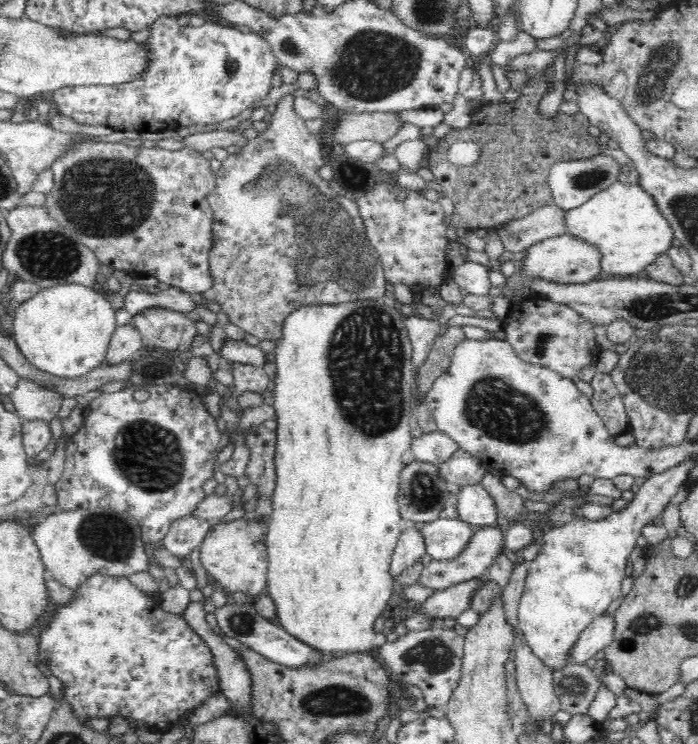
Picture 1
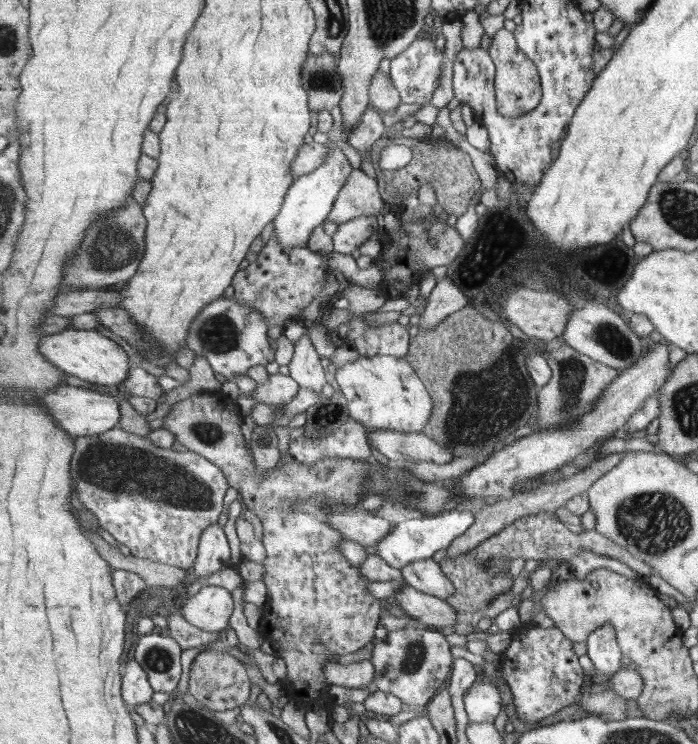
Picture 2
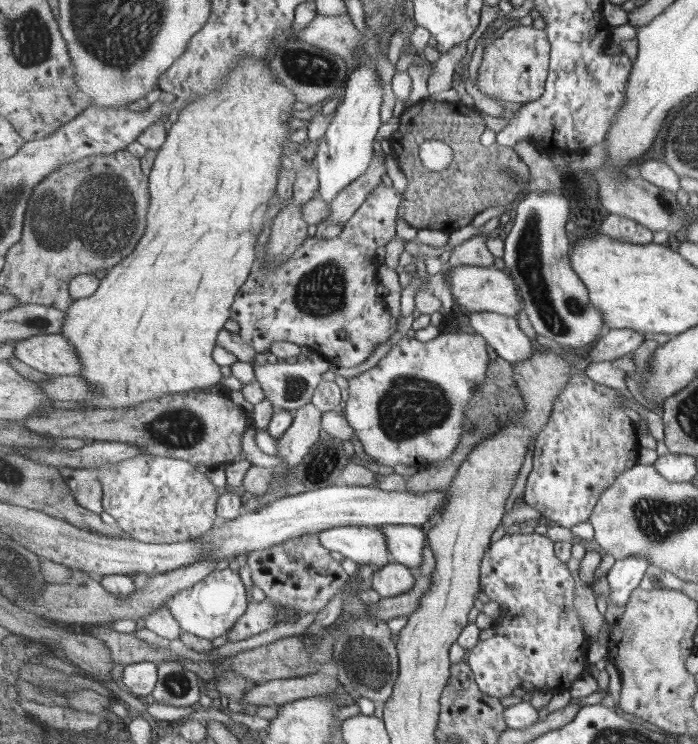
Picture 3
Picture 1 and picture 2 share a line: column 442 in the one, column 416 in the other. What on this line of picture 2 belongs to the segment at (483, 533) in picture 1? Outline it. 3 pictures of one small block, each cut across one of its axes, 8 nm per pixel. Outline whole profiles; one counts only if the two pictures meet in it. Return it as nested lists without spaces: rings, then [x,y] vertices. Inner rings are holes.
[[[433,558],[412,562],[403,569],[404,580],[417,590],[449,600],[456,593],[455,581],[446,573],[441,562]]]

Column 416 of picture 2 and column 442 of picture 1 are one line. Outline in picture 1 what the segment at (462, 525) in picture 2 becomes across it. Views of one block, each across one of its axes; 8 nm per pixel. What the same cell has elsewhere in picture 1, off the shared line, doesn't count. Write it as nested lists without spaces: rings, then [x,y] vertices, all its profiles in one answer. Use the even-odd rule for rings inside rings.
[[[438,518],[422,528],[425,553],[433,560],[449,561],[458,557],[470,543],[473,527],[461,519]]]

